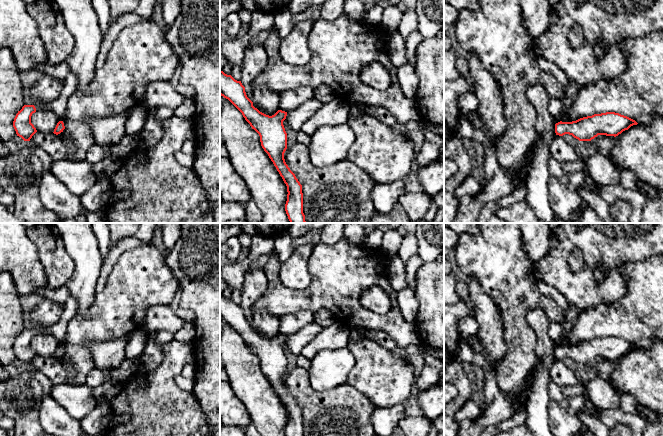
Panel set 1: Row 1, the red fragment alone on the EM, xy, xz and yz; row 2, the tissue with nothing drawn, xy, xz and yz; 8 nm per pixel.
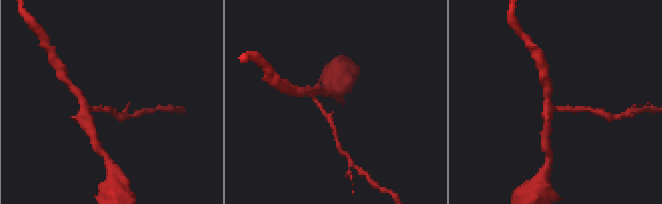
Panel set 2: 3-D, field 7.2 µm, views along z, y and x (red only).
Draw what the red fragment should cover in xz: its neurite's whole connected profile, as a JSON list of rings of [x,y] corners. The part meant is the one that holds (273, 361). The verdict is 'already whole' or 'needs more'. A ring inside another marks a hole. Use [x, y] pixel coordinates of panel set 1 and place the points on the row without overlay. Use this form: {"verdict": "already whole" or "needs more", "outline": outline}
{"verdict": "already whole", "outline": [[[220,295],[220,319],[228,323],[260,360],[261,370],[273,386],[287,410],[286,436],[303,436],[302,409],[284,383],[287,373],[287,357],[283,345],[287,336],[278,334],[269,340],[253,330],[241,305]]]}

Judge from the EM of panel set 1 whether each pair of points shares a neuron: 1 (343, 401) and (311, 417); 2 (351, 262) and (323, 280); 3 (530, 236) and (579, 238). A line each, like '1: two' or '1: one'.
1: one
2: one
3: two

